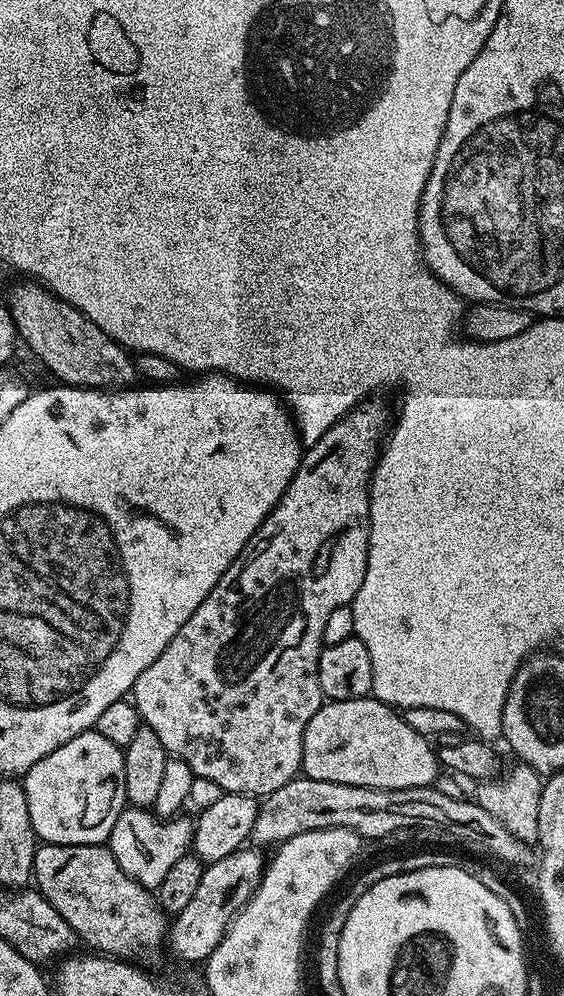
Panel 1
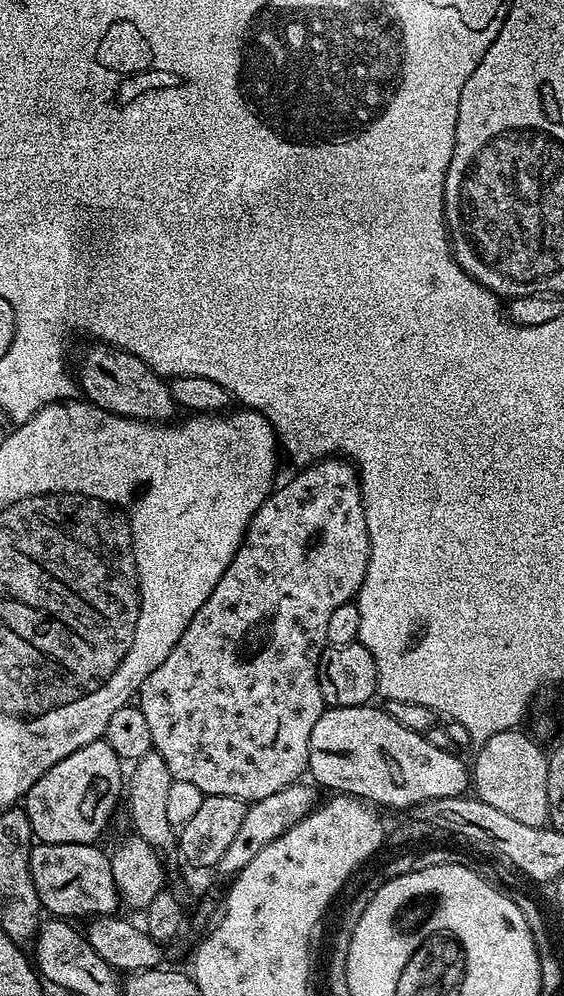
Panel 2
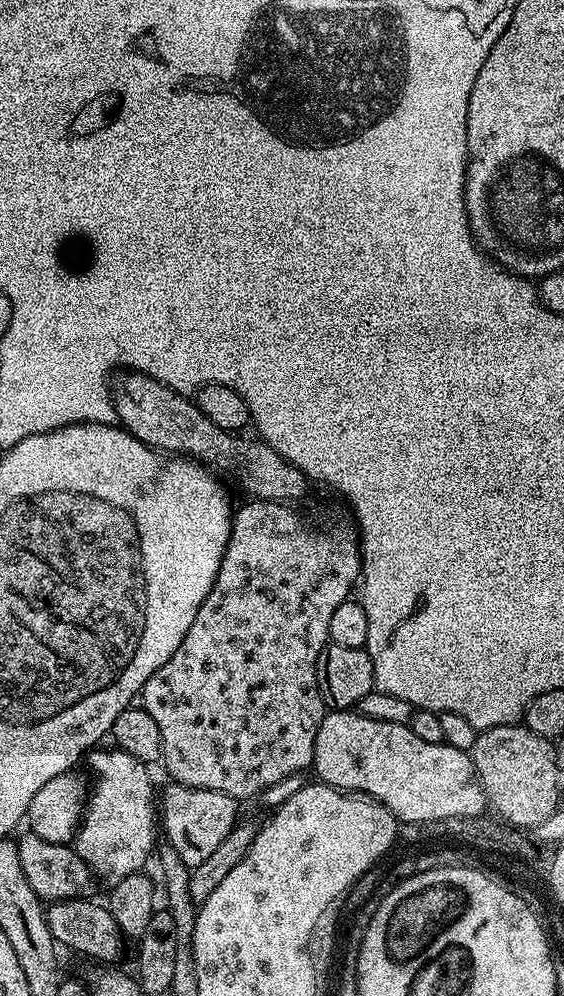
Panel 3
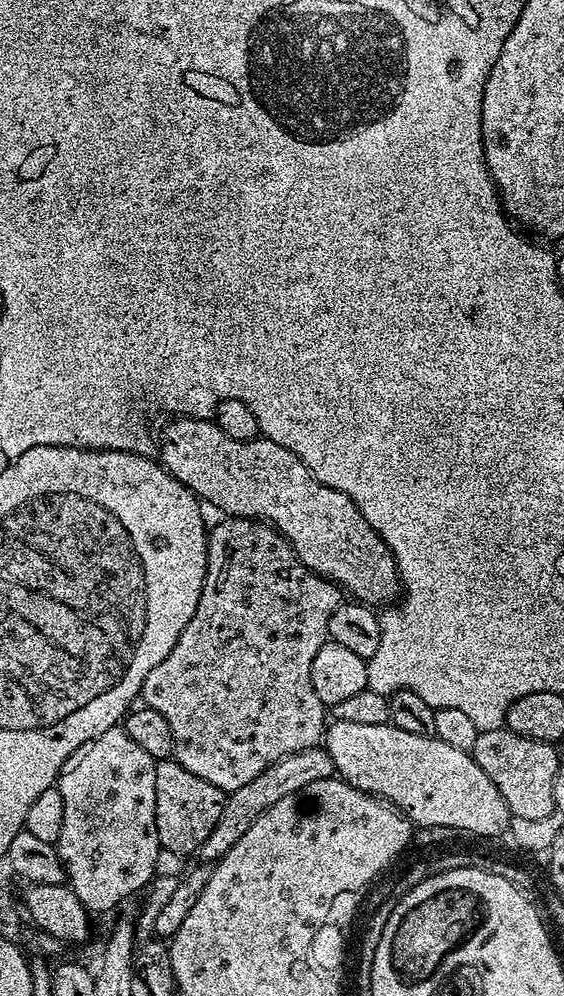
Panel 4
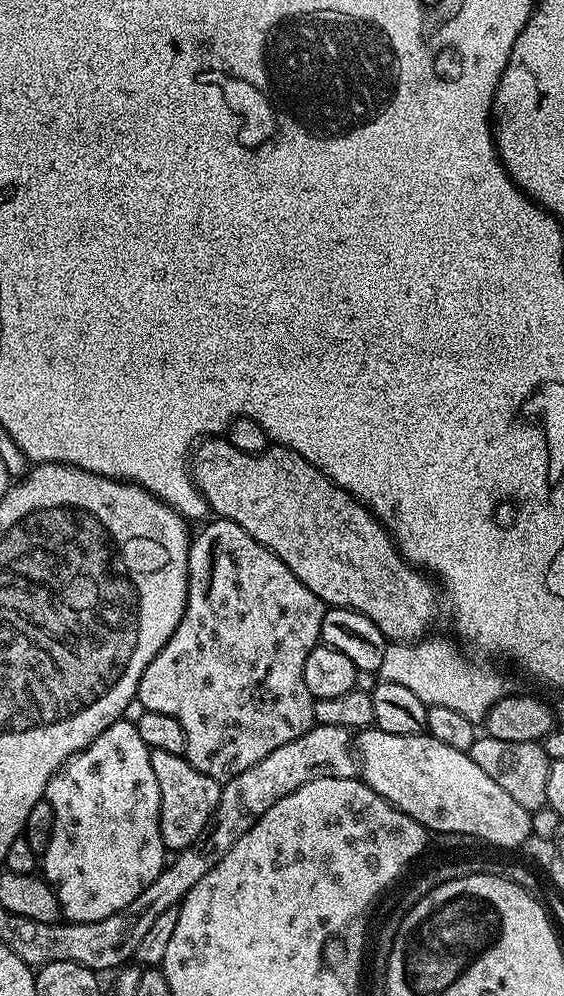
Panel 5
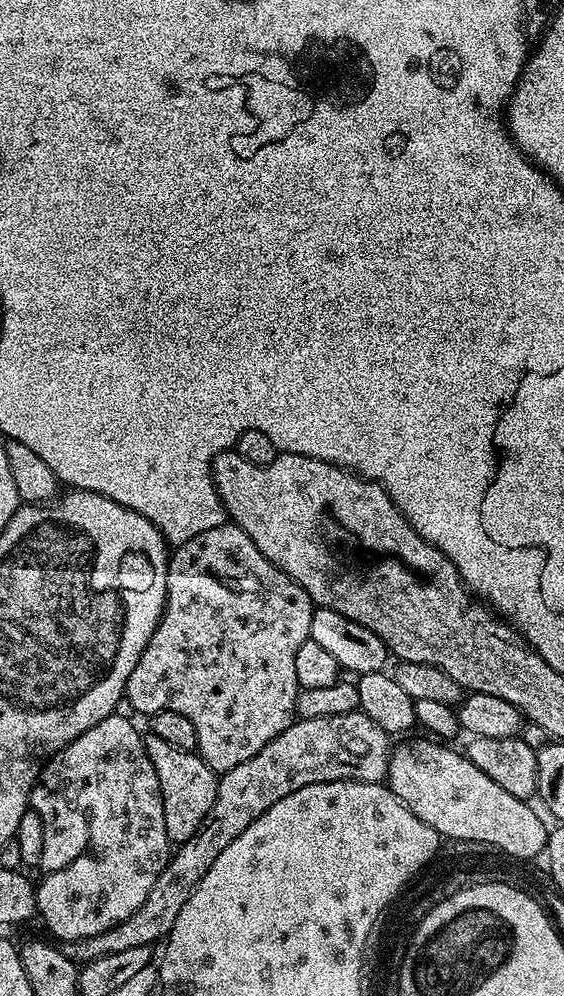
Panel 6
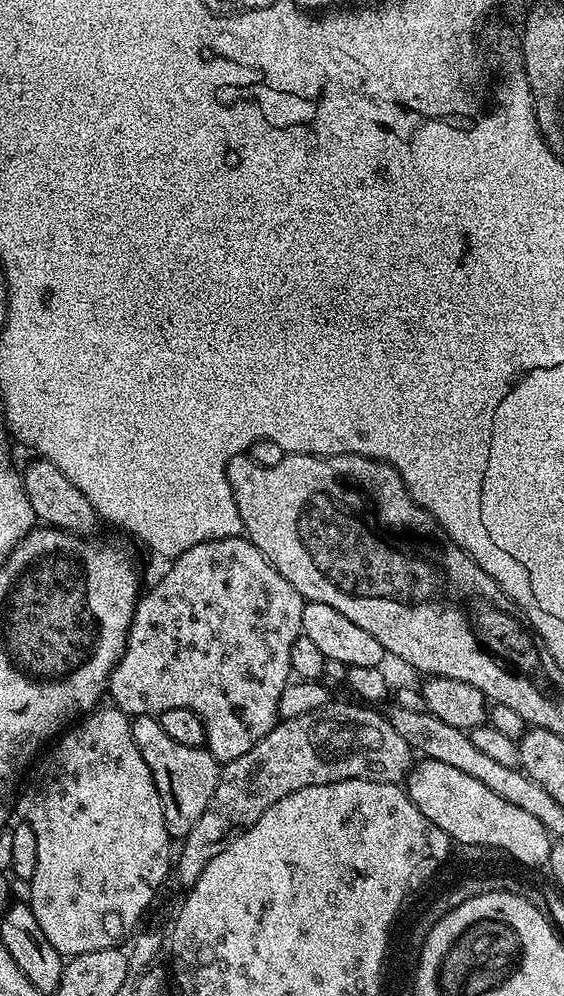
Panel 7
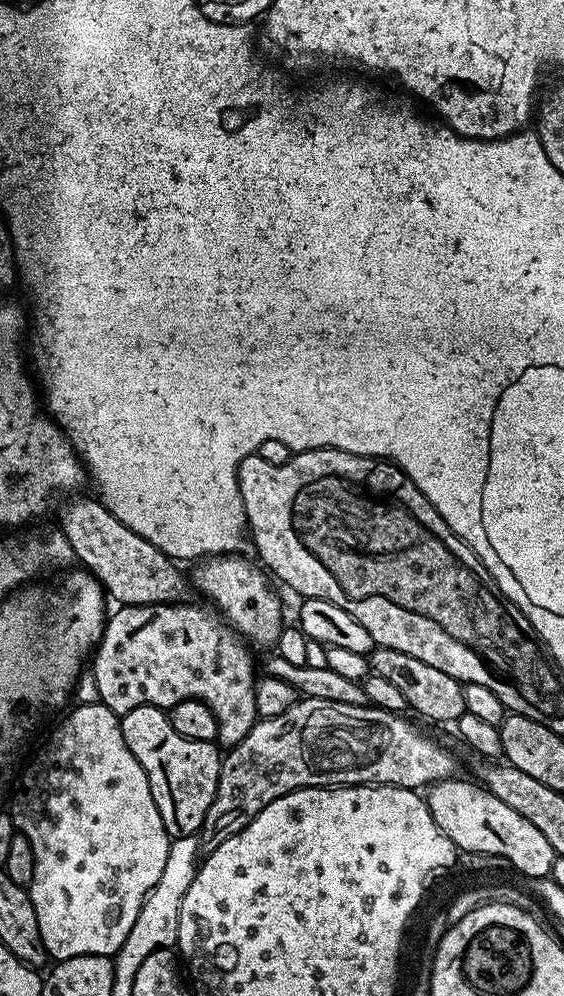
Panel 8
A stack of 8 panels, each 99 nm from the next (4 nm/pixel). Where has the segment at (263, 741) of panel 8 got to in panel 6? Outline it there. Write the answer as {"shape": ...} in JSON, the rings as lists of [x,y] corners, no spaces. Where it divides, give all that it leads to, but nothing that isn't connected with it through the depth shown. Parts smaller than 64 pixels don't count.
{"shape":[[[361,710],[350,714],[334,714],[330,718],[297,719],[286,730],[282,730],[278,738],[266,742],[266,746],[262,746],[262,750],[258,750],[254,758],[242,762],[242,766],[234,766],[234,770],[223,773],[217,779],[214,806],[210,806],[206,818],[201,822],[196,833],[169,855],[168,865],[158,874],[158,882],[154,882],[154,886],[150,886],[150,894],[146,894],[146,902],[142,902],[142,906],[138,906],[138,910],[134,910],[130,918],[115,924],[113,928],[102,934],[94,934],[90,938],[65,943],[63,952],[71,960],[75,960],[77,965],[83,966],[98,958],[106,958],[106,954],[119,954],[122,950],[131,950],[133,946],[155,945],[156,940],[163,941],[174,926],[174,922],[178,922],[178,914],[182,914],[182,906],[186,906],[186,898],[194,894],[206,870],[214,866],[214,858],[218,858],[218,854],[222,854],[222,850],[226,850],[226,846],[230,846],[230,842],[234,842],[234,838],[238,838],[238,834],[242,834],[242,830],[246,830],[246,826],[250,826],[254,818],[262,818],[262,814],[266,814],[266,810],[270,810],[274,802],[286,798],[286,794],[294,794],[294,790],[302,786],[335,780],[361,780],[367,784],[383,781],[388,774],[390,755],[388,742],[390,742],[390,736]]]}

